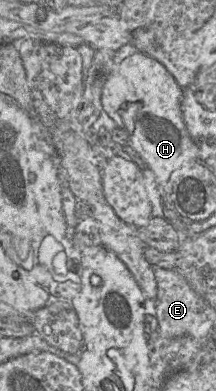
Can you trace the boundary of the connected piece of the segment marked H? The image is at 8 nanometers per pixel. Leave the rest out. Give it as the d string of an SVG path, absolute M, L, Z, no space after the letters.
M136 52L115 66L105 82L101 103L104 111L117 126L126 132L128 144L139 154L155 175L160 185L160 197L164 218L182 237L190 237L185 222L176 210L170 195L170 176L183 165L199 160L199 150L188 134L181 112L183 89L174 77L156 59Z

